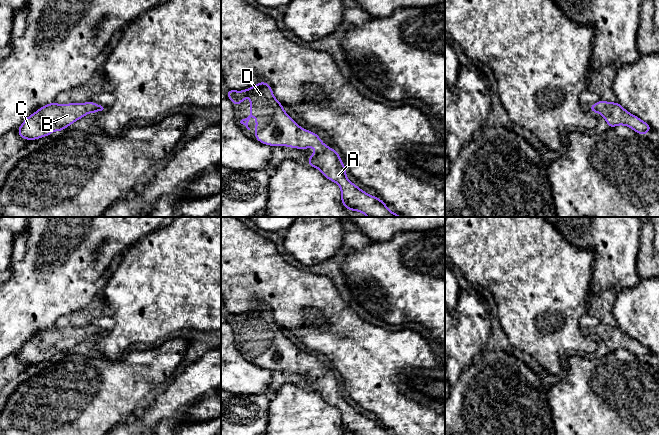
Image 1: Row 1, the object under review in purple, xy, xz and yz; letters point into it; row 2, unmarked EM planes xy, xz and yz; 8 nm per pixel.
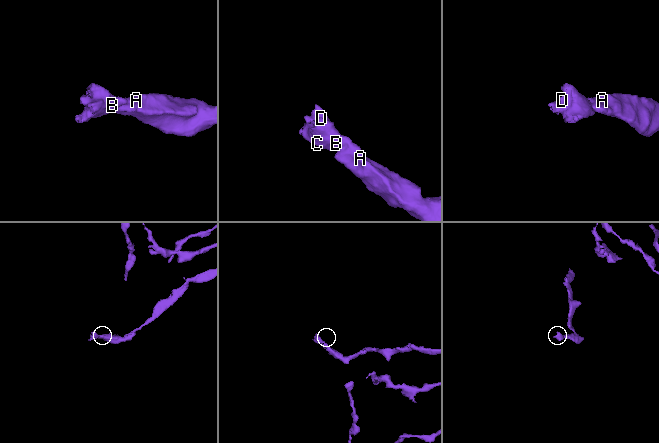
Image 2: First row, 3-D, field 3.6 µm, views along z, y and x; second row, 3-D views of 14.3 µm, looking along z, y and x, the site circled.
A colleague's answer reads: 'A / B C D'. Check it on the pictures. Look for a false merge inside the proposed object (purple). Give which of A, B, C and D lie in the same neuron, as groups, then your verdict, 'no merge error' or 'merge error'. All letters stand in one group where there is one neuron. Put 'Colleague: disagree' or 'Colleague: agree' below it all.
groups A B C D; no merge error
Colleague: disagree

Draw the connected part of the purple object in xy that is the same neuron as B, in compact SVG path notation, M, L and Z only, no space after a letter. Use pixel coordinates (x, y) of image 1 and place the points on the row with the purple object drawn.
M54 101L40 107L18 127L18 136L28 141L47 137L55 131L62 132L89 113L99 113L104 108L95 102L57 104Z

